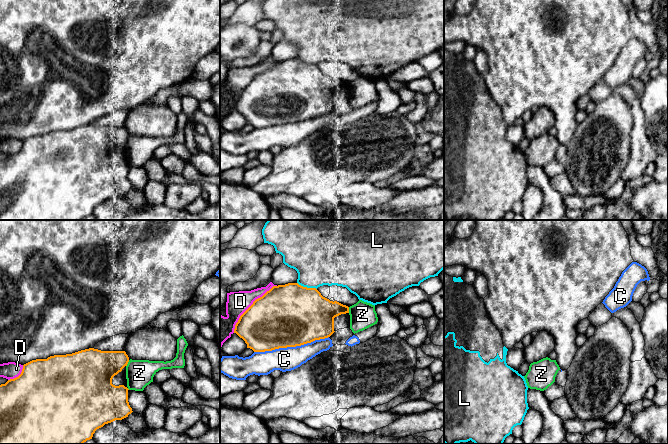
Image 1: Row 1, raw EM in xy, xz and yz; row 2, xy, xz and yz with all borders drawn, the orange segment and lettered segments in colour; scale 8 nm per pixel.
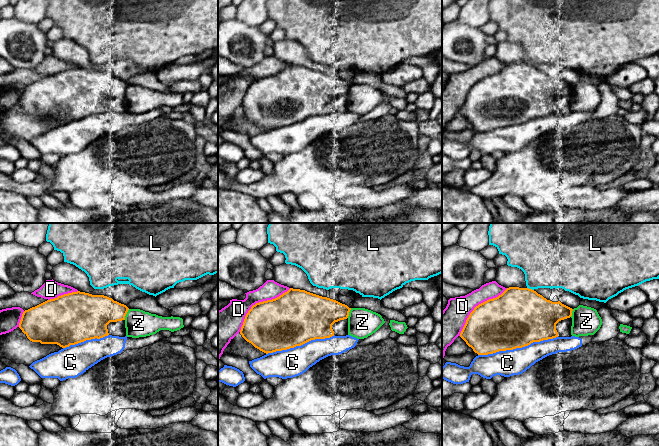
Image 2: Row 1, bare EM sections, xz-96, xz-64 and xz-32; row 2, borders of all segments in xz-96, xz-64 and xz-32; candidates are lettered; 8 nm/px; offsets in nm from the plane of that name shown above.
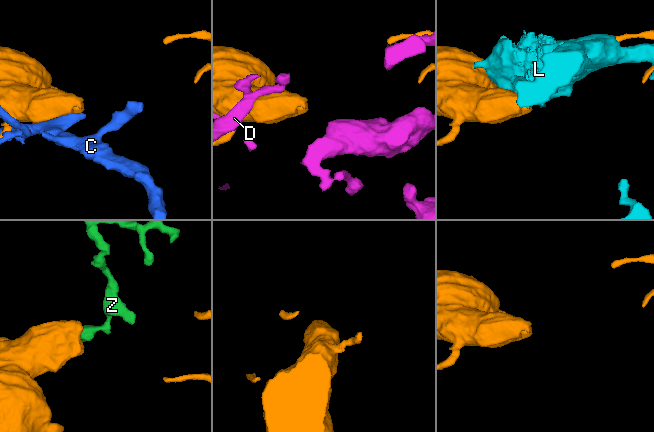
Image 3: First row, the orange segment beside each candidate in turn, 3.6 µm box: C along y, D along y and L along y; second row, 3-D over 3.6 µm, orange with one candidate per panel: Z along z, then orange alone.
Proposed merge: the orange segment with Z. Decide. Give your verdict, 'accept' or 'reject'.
reject

